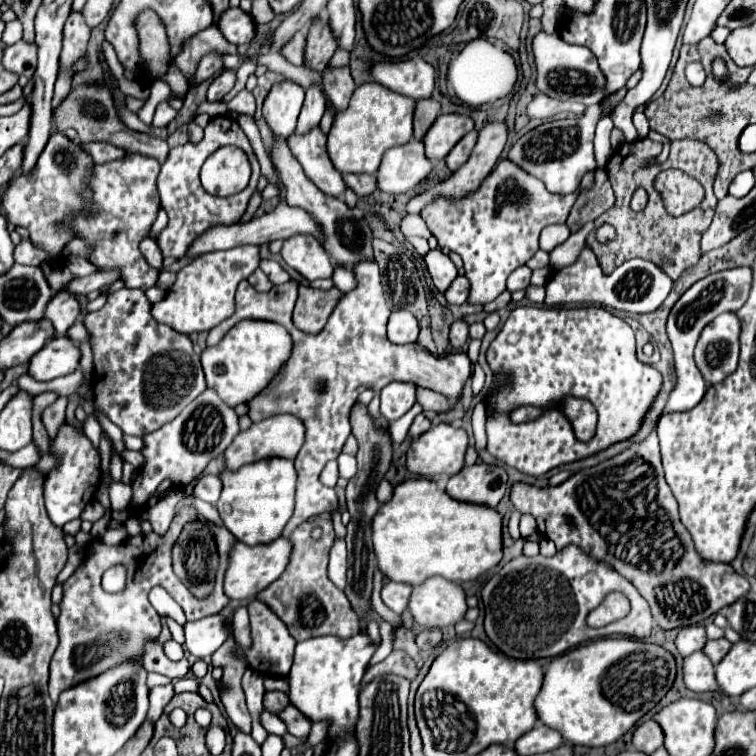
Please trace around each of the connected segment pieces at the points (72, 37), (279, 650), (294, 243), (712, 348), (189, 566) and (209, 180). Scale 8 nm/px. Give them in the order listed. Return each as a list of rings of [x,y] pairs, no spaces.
[[[70,13],[66,25],[64,25],[64,47],[60,53],[60,69],[54,89],[54,107],[68,95],[72,89],[72,73],[74,63],[86,53],[86,45],[90,39],[90,29],[86,27],[80,13]]]
[[[252,599],[248,603],[248,613],[250,613],[250,627],[252,627],[252,647],[240,653],[248,659],[248,665],[252,669],[286,677],[292,665],[292,655],[294,655],[294,645],[296,645],[294,637],[288,633],[288,627],[282,623],[282,619],[278,619],[278,615],[274,615],[262,601]]]
[[[294,235],[286,239],[280,255],[292,269],[296,269],[308,281],[330,279],[334,273],[330,257],[312,235]]]
[[[736,313],[718,315],[702,331],[694,359],[708,385],[714,385],[736,371],[738,345],[740,345],[740,319]]]
[[[196,519],[184,525],[178,541],[172,547],[172,567],[176,577],[188,587],[196,599],[206,599],[214,589],[214,577],[218,571],[218,547],[212,533],[212,523]]]
[[[220,147],[204,161],[200,181],[208,193],[218,195],[218,185],[230,185],[230,191],[242,191],[248,183],[248,175],[250,163],[246,153],[238,147]]]

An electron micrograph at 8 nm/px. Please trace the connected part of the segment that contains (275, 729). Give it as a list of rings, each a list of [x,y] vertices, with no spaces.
[[[264,711],[264,713],[260,715],[260,723],[264,725],[264,729],[266,729],[268,733],[276,733],[276,735],[286,735],[286,733],[288,733],[286,723],[282,723],[280,717],[270,715],[268,711]]]

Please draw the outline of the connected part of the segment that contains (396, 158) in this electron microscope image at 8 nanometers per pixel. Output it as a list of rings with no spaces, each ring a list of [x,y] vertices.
[[[422,141],[386,151],[378,169],[378,189],[384,193],[406,193],[424,181],[432,171],[432,161],[424,153]]]

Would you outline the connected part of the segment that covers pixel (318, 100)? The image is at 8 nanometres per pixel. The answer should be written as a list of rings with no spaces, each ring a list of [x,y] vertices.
[[[314,85],[306,91],[306,99],[304,99],[304,105],[302,105],[302,111],[300,111],[300,117],[298,117],[298,125],[296,125],[296,135],[304,135],[308,133],[310,129],[314,129],[322,115],[324,115],[324,109],[326,109],[326,101],[324,101],[324,95],[320,93],[320,87]]]

